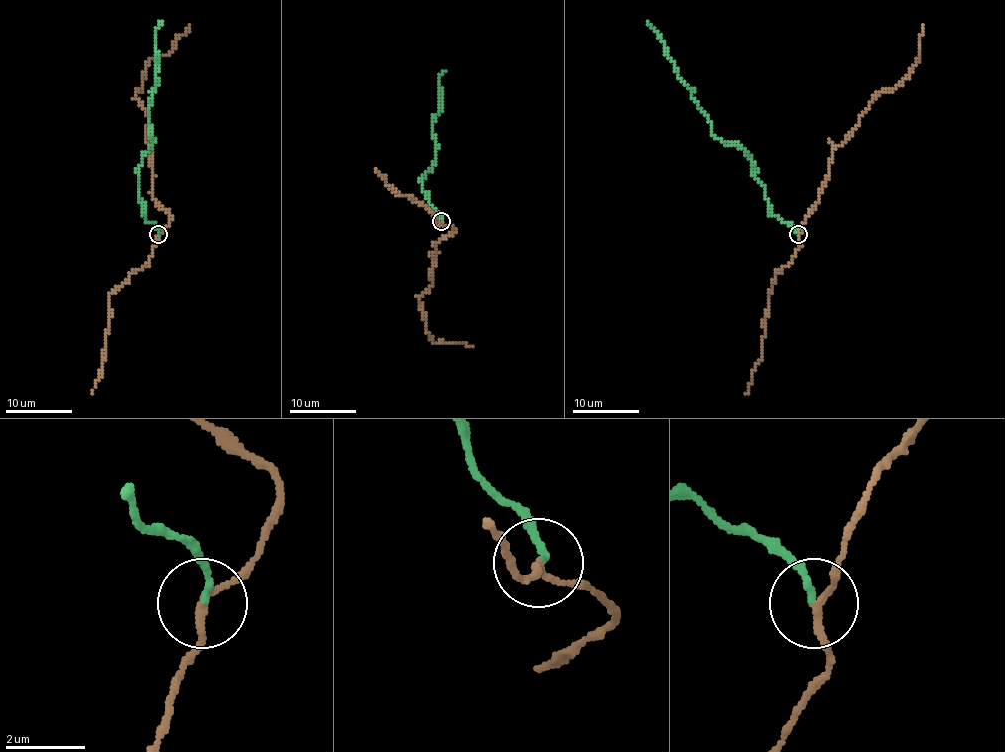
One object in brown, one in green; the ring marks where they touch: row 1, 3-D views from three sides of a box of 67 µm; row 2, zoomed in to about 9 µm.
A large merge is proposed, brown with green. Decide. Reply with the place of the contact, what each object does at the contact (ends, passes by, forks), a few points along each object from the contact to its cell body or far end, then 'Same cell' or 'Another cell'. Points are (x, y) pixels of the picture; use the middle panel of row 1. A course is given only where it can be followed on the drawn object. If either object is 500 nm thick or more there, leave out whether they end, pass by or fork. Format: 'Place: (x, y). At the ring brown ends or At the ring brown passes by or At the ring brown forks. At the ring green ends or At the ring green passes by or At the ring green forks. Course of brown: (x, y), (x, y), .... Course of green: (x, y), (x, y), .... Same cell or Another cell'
Place: (441, 221). At the ring brown passes by. At the ring green ends. Course of brown: (441, 221), (453, 231), (436, 241), (431, 285), (420, 298), (420, 310), (428, 335), (435, 342), (472, 347). Course of green: (441, 221), (430, 204), (423, 176), (435, 161), (433, 132), (443, 70). Another cell

